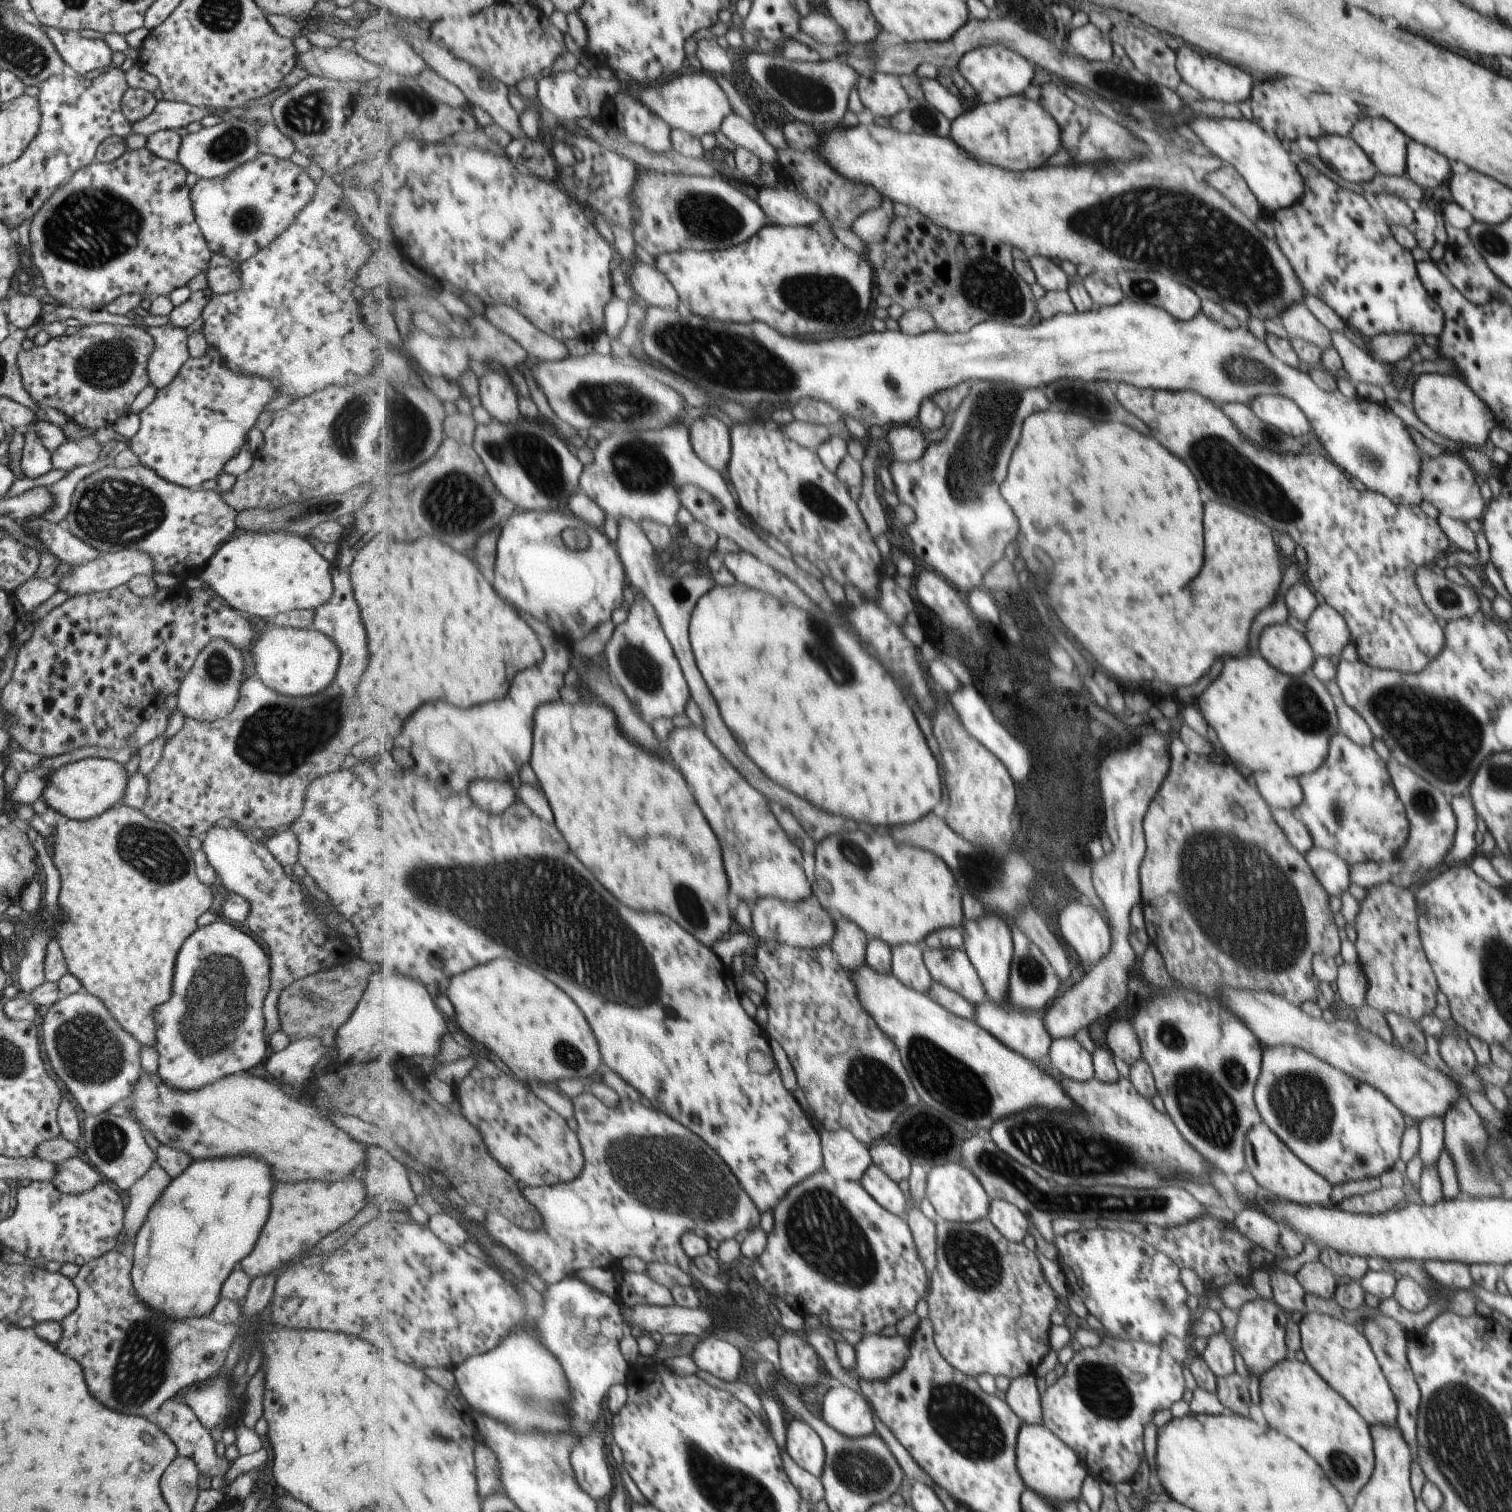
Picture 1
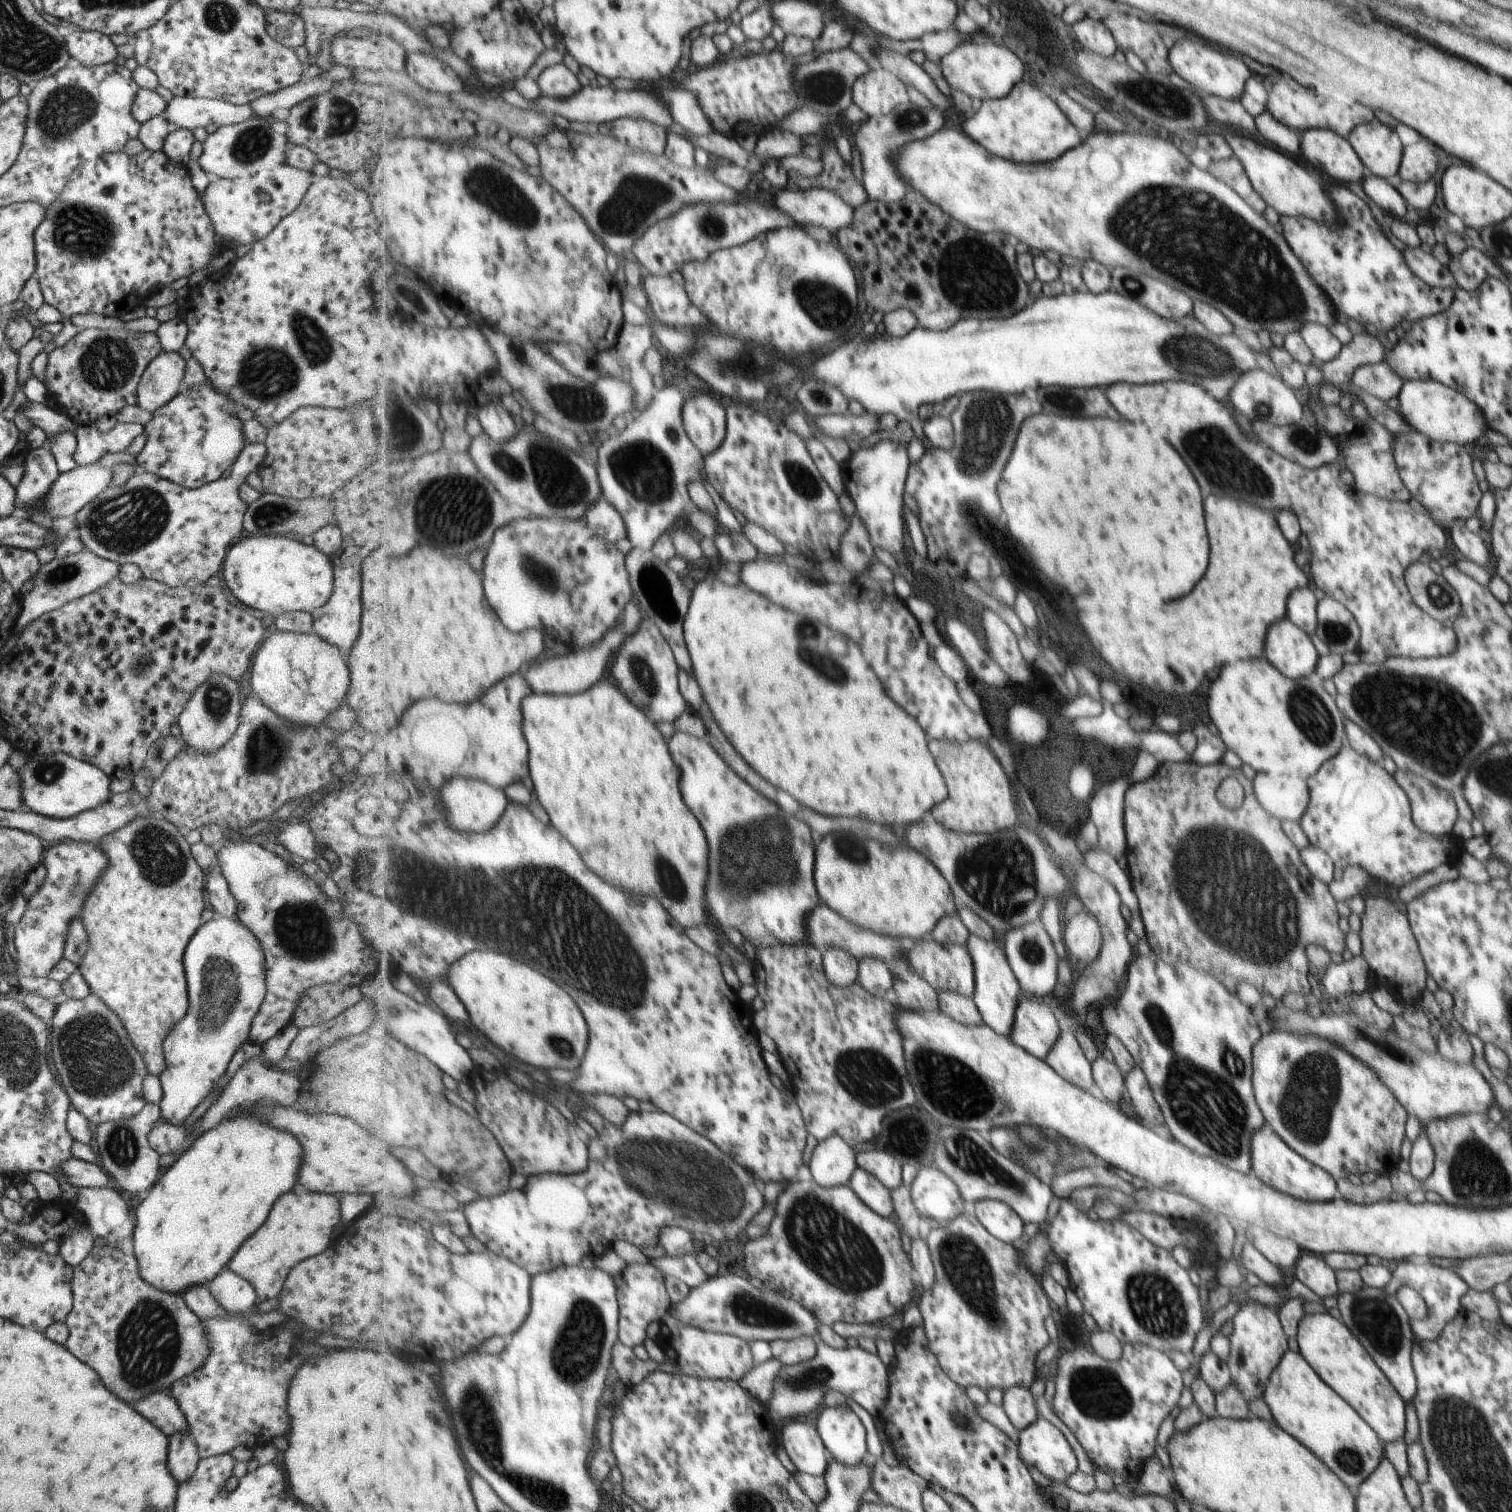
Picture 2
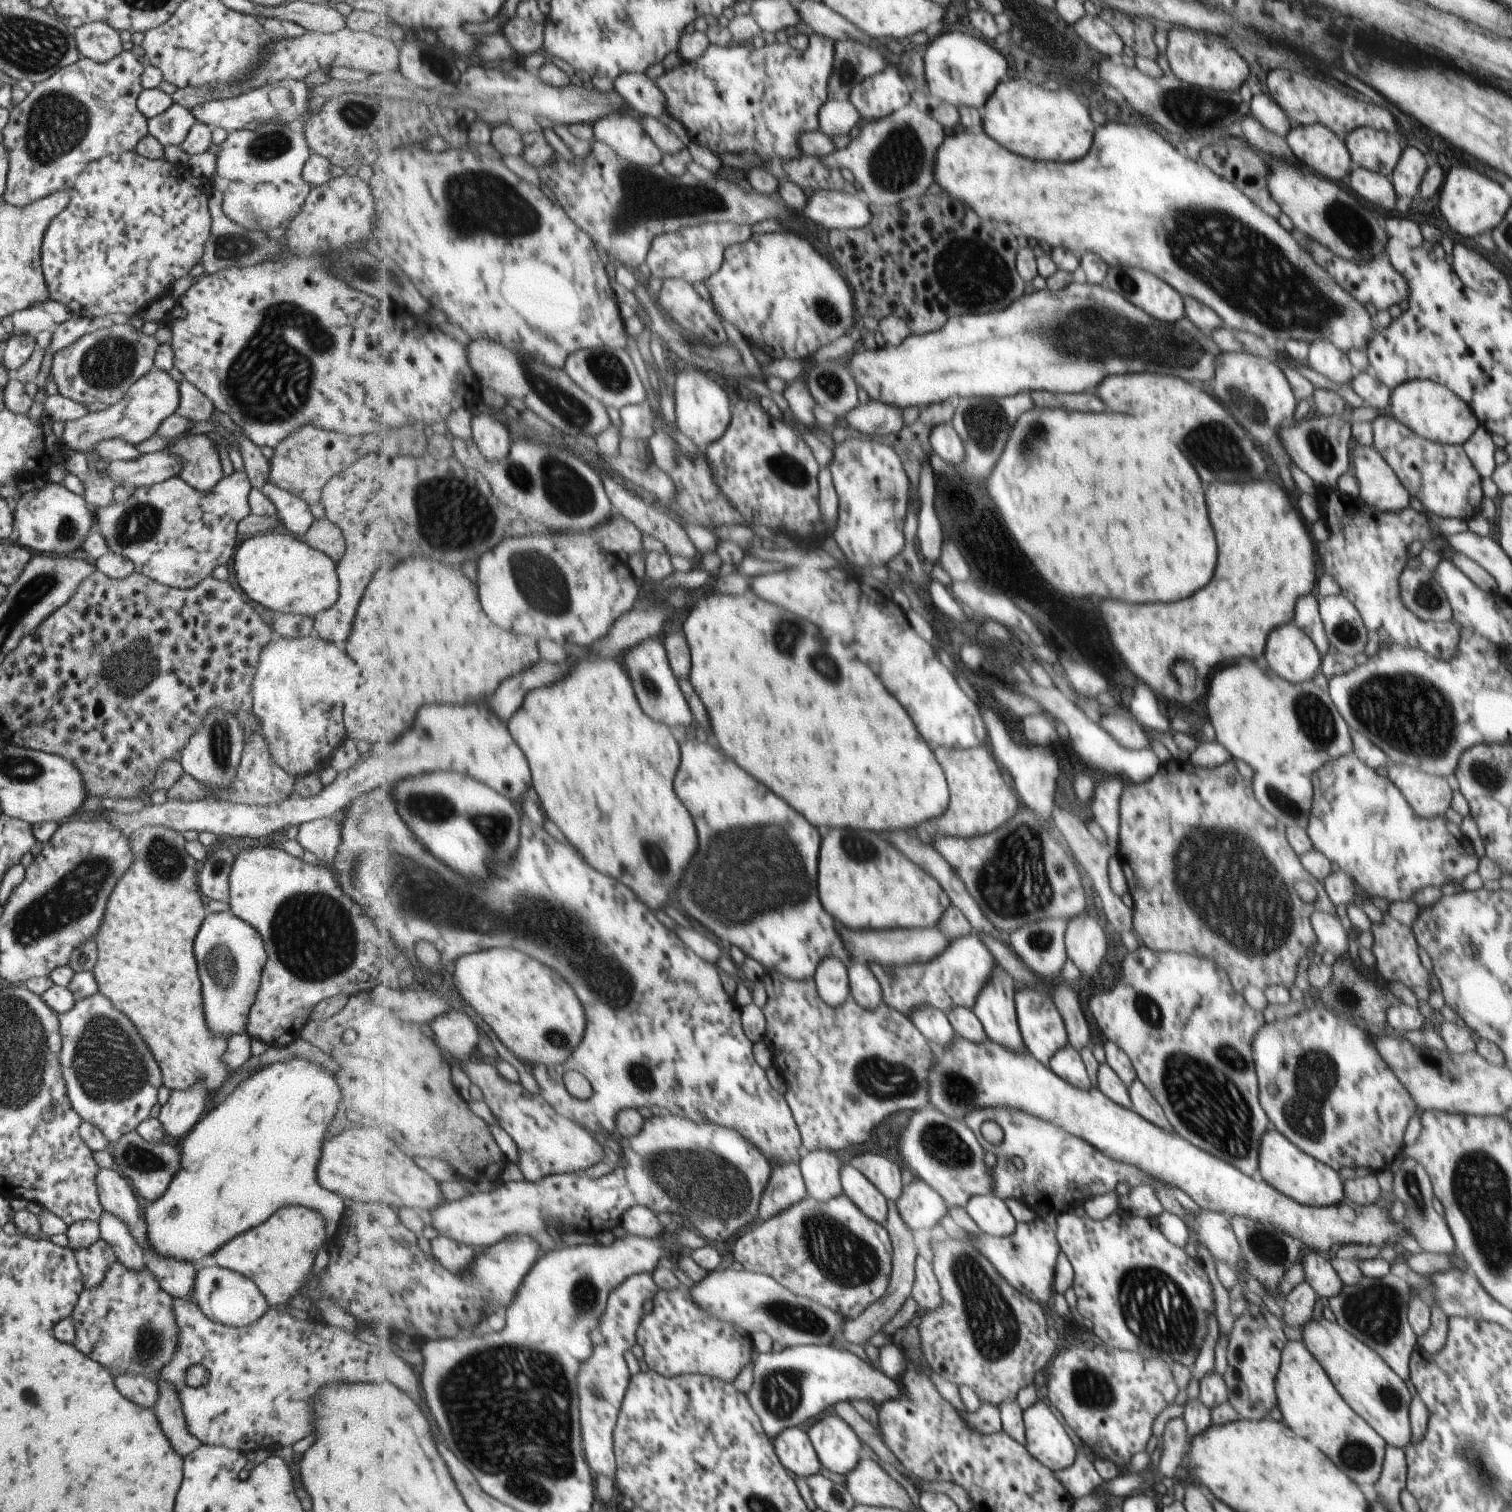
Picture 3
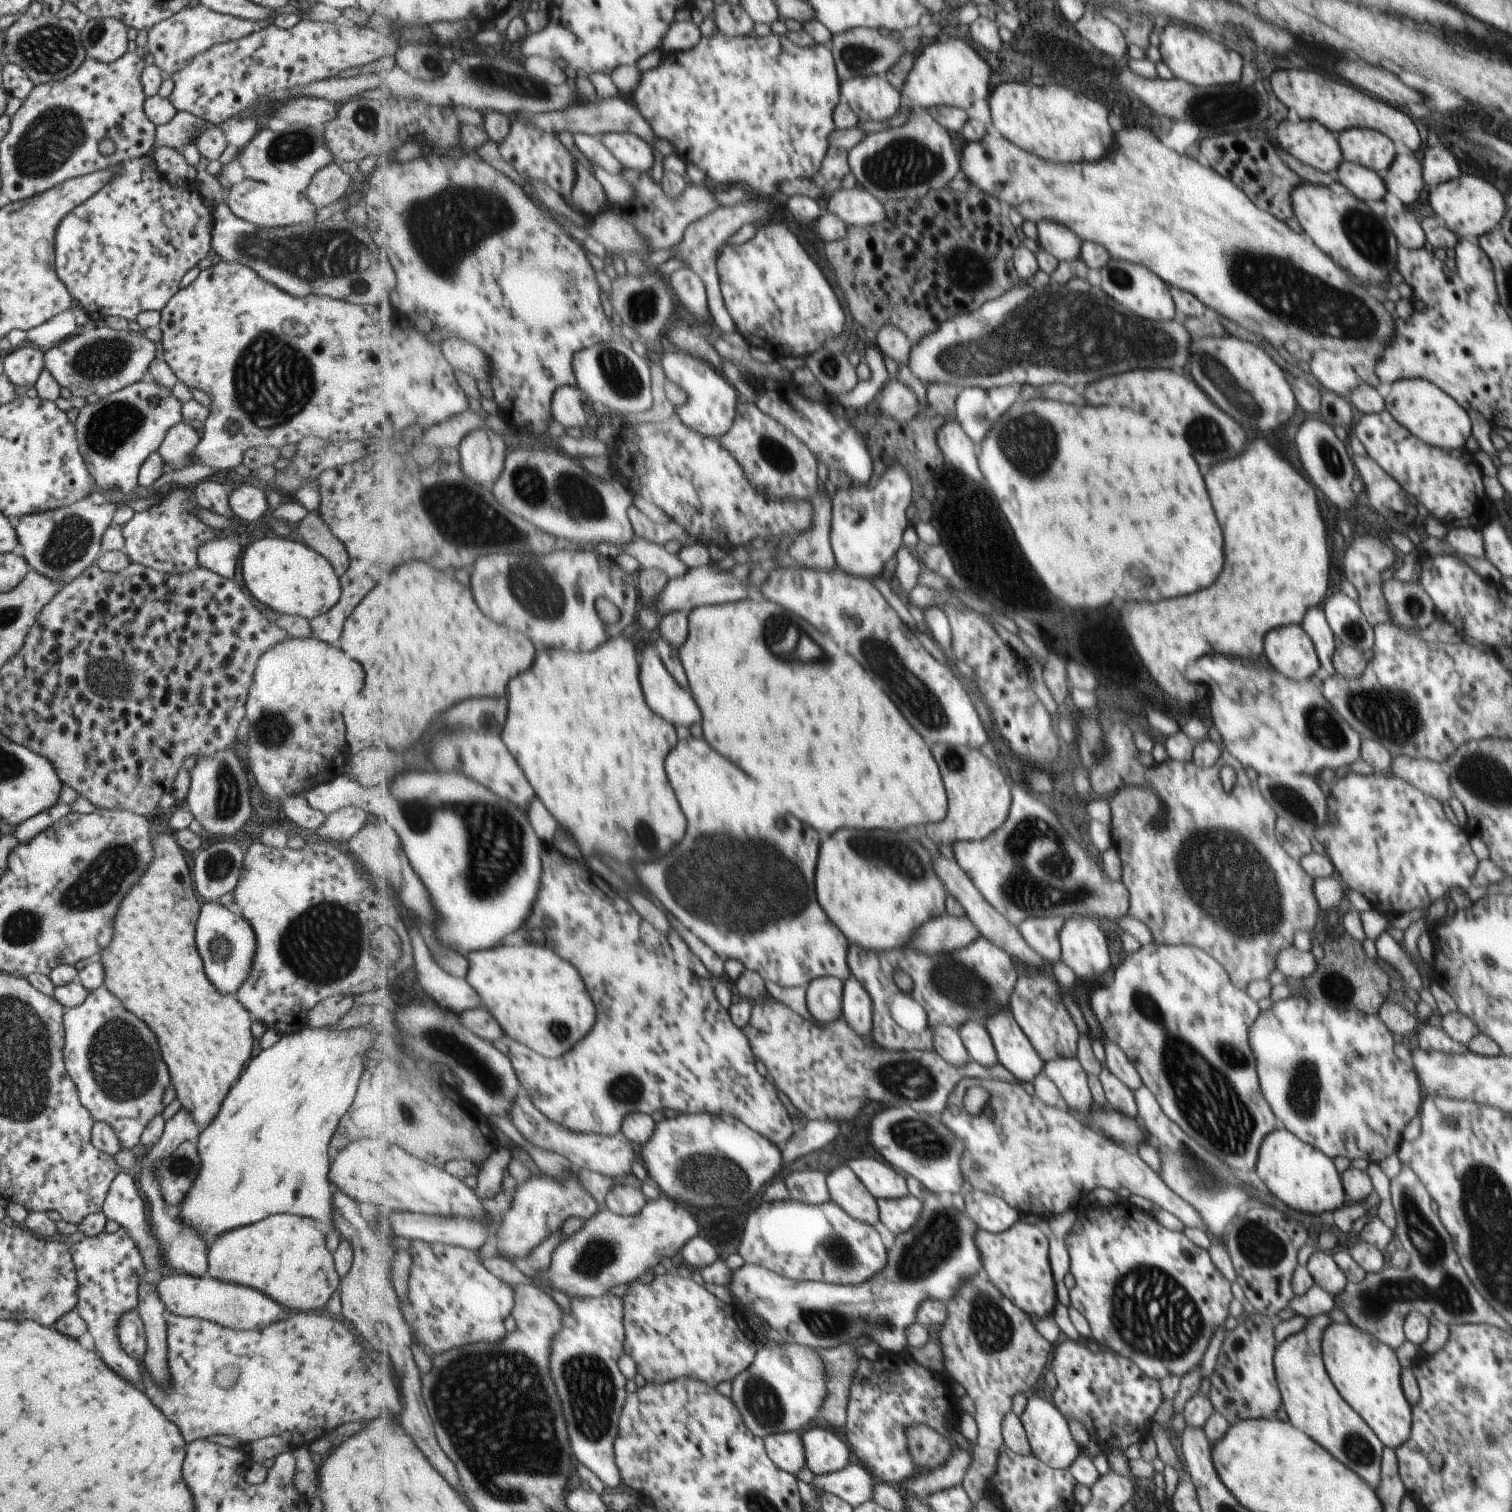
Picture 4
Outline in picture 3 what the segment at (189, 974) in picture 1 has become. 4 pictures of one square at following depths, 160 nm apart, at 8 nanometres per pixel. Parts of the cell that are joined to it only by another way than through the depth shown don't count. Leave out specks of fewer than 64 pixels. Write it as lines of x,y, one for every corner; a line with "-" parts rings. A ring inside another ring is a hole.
206,910
193,945
197,975
201,982
203,1014
209,1030
213,1034
223,1034
225,1038
243,1032
266,960
261,936
247,922
229,912
-
201,1084
187,1090
171,1090
158,1117
168,1141
180,1142
199,1123
206,1108
205,1090

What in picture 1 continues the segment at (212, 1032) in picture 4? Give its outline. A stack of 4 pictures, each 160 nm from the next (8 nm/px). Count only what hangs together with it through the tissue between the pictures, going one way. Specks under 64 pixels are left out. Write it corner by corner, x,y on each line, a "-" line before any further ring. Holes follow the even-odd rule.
121,805
119,808
108,808
103,814
91,820
75,820
55,814
55,826
53,826
53,852
52,863
59,872
60,889
57,896
57,906
62,915
59,922
53,924
54,940
57,942
67,971
81,984
82,989
95,996
110,1013
110,1016
119,1024
119,1028
139,1044
154,1048
155,1026
152,1025
153,1009
159,1004
165,1004
171,998
171,986
173,986
173,968
175,958
183,942
197,929
196,920
211,907
214,889
199,882
192,861
192,852
186,845
186,839
181,838
170,826
155,822
141,814
140,810

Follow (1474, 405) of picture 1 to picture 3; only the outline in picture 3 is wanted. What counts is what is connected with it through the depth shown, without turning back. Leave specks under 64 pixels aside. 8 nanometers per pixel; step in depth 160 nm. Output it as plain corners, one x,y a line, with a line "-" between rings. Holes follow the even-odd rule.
1419,379
1399,384
1390,391
1389,402
1387,413
1394,420
1430,442
1462,446
1477,428
1478,420
1473,418
1470,407
1453,391
1432,380

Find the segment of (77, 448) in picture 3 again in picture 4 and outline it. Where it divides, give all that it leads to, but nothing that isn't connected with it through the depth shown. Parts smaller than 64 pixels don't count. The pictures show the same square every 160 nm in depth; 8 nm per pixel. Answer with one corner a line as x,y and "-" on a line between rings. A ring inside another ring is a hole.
146,377
101,397
93,404
82,406
74,421
74,437
94,486
105,491
117,490
121,494
136,494
139,491
136,484
139,465
150,452
157,450
167,430
180,422
180,406
181,403
171,390

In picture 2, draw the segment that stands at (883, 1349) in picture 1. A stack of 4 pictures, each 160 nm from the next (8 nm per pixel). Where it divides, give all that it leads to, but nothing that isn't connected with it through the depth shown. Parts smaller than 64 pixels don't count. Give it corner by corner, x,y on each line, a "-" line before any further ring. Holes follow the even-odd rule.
818,1336
814,1339
817,1354
813,1360
799,1362
799,1365
783,1365
779,1370
773,1398
767,1402
767,1410
776,1428
781,1430
781,1420
795,1420
798,1415
819,1409
819,1404
823,1404
823,1394
829,1391
845,1394
873,1418
880,1416
890,1398
891,1368
883,1362
878,1352
871,1354
861,1346
837,1350
825,1344

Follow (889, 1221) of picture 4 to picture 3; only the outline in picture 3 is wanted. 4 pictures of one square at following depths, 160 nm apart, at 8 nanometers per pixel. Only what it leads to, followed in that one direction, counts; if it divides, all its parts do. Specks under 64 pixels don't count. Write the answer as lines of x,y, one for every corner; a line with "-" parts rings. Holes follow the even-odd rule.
916,1178
904,1186
902,1198
897,1200
897,1210
911,1230
927,1230
937,1226
950,1215
943,1196
925,1180

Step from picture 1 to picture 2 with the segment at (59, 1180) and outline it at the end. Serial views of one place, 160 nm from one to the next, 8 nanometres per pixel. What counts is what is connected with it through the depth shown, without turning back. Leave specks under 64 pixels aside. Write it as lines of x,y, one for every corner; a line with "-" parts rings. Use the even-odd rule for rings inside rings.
114,1186
111,1188
77,1187
75,1190
75,1209
83,1214
83,1218
93,1237
103,1238
105,1246
117,1248
125,1238
131,1238
134,1222
129,1215
127,1206

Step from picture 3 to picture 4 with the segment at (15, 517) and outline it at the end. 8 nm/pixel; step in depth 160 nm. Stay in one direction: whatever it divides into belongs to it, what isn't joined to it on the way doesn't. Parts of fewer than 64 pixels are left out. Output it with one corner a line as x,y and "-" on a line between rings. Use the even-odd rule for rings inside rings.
90,497
80,498
78,501
47,509
40,513
29,513
16,520
14,531
18,542
18,552
26,560
29,568
45,578
57,580
58,586
63,586
72,578
79,576
89,565
93,565
100,553
100,538
103,531
111,524
111,518
115,512
115,505
106,503
94,504

